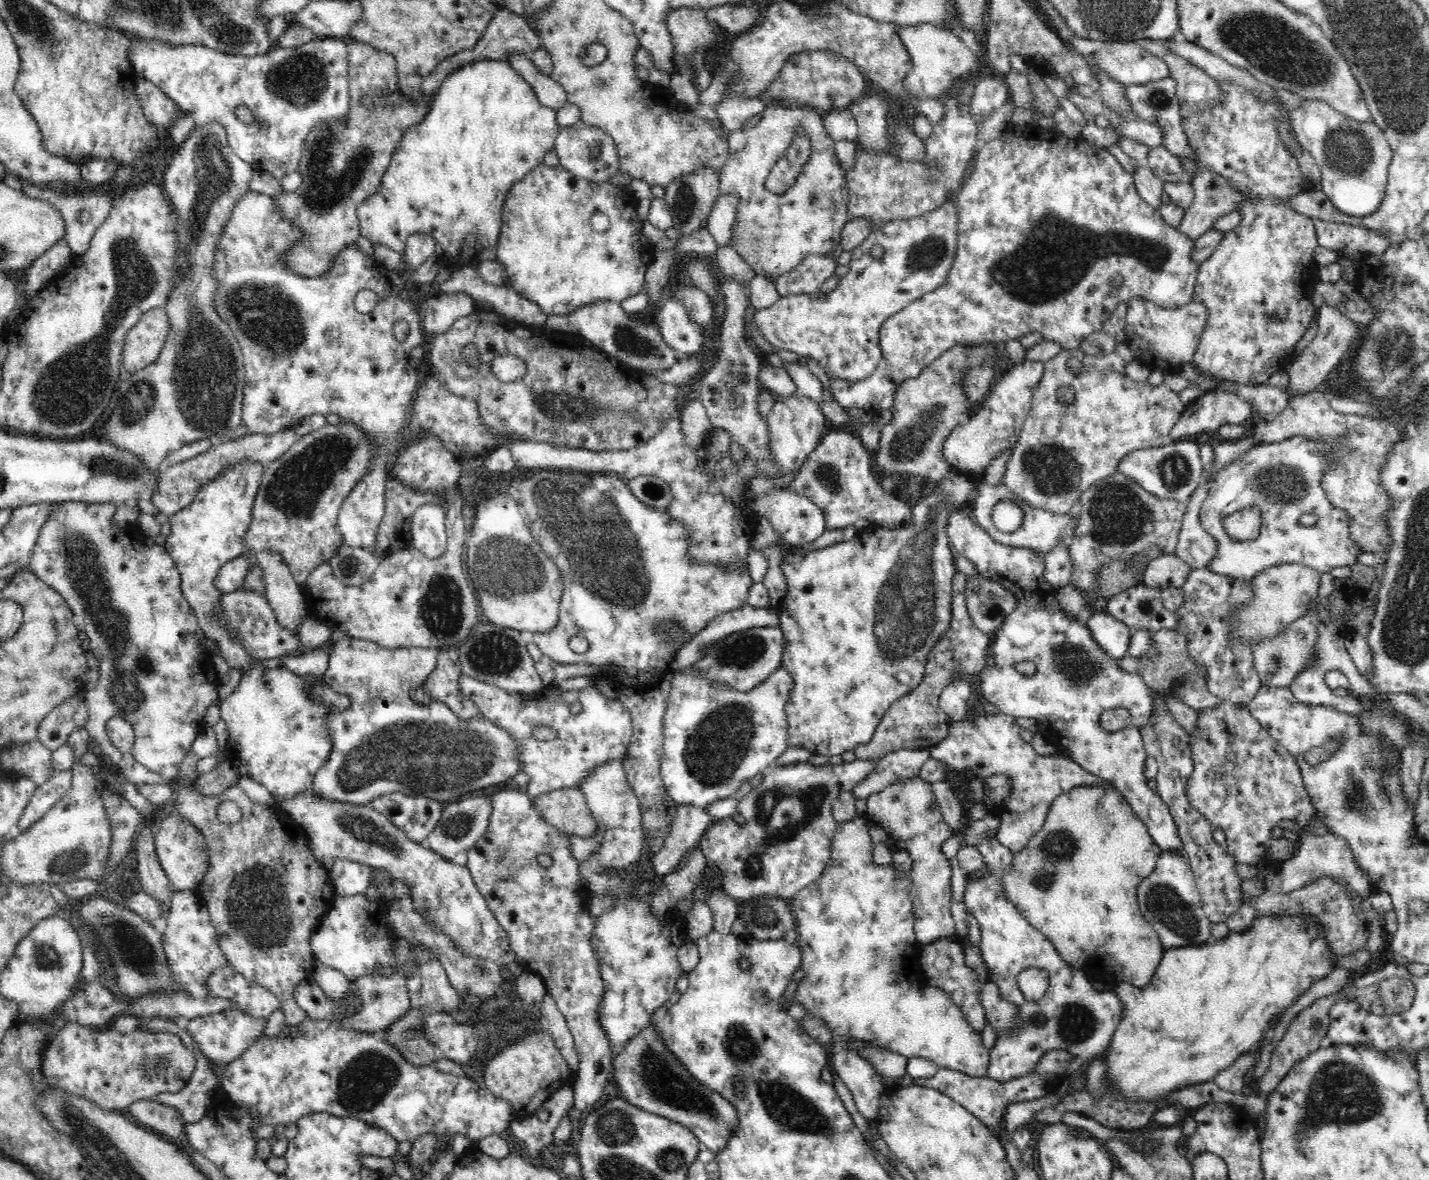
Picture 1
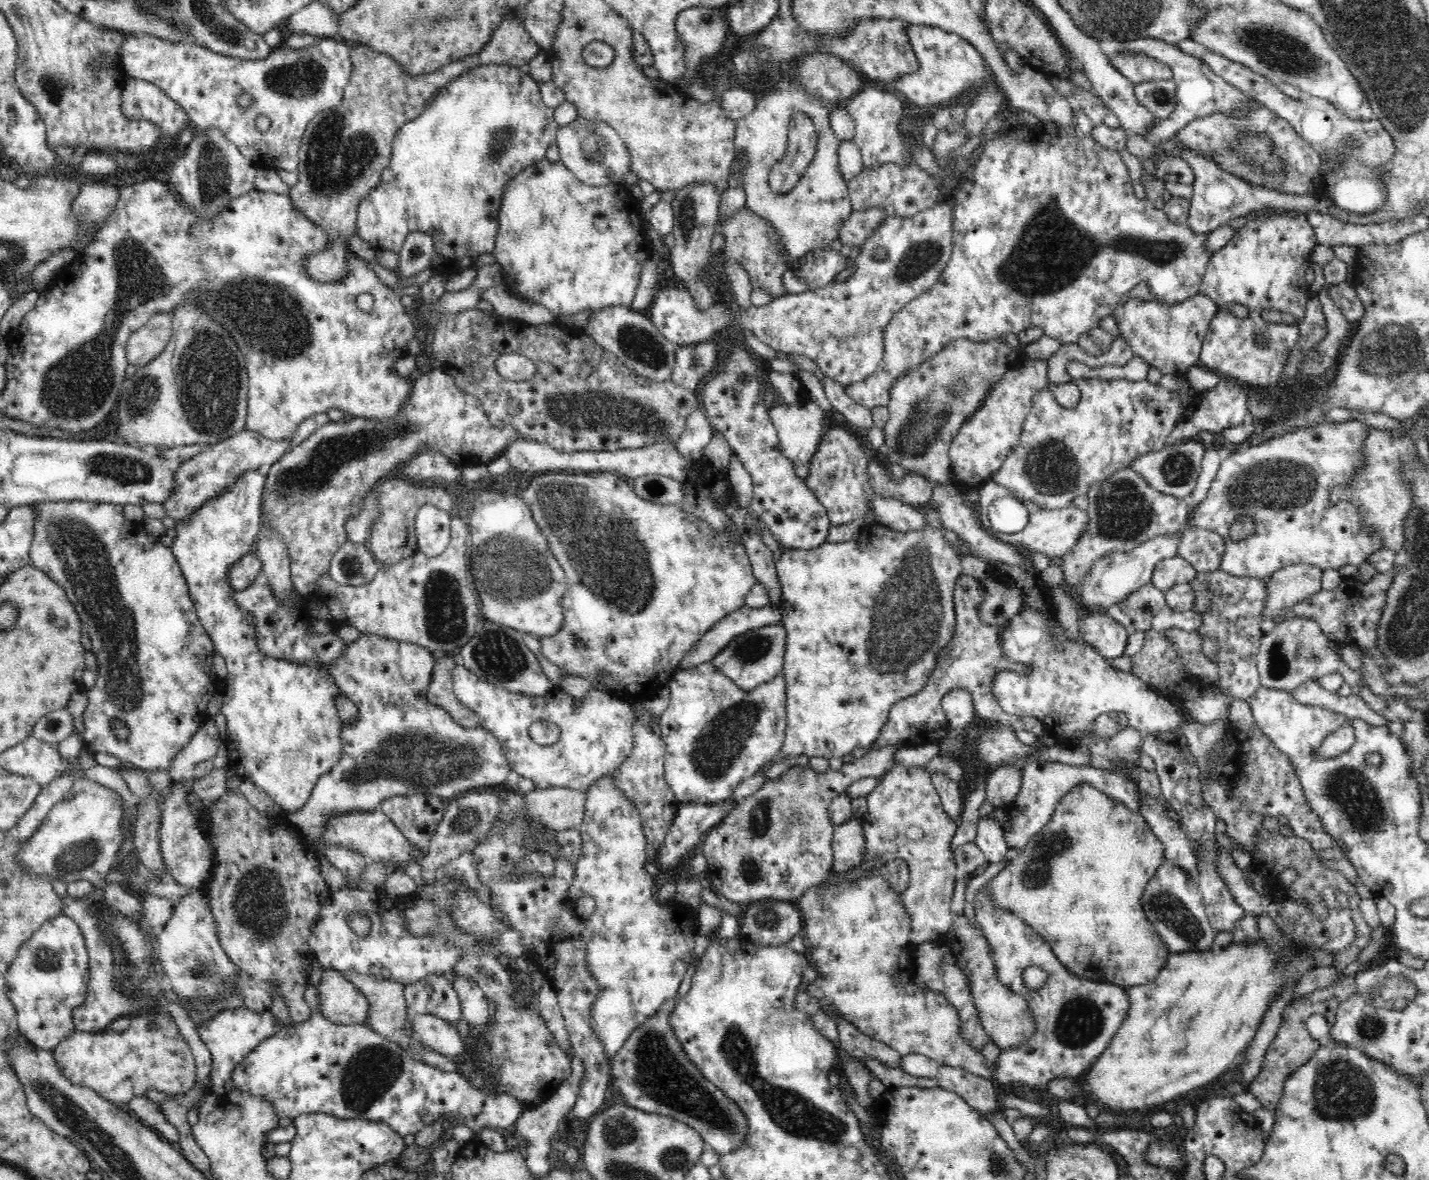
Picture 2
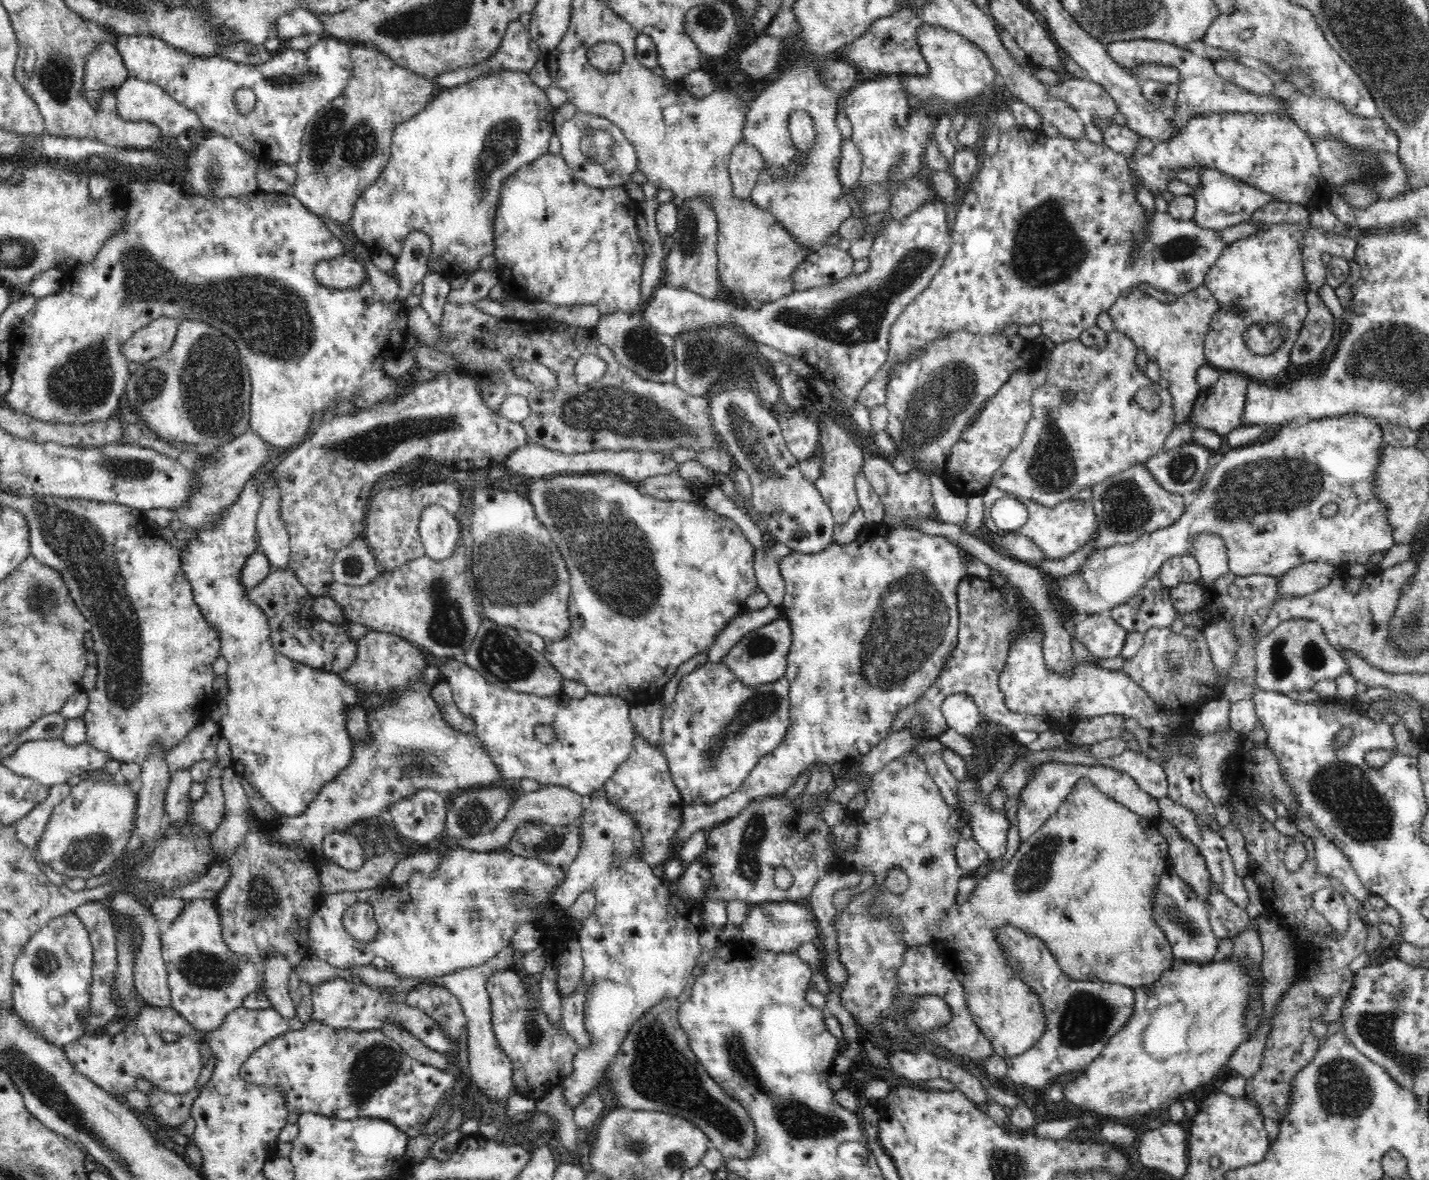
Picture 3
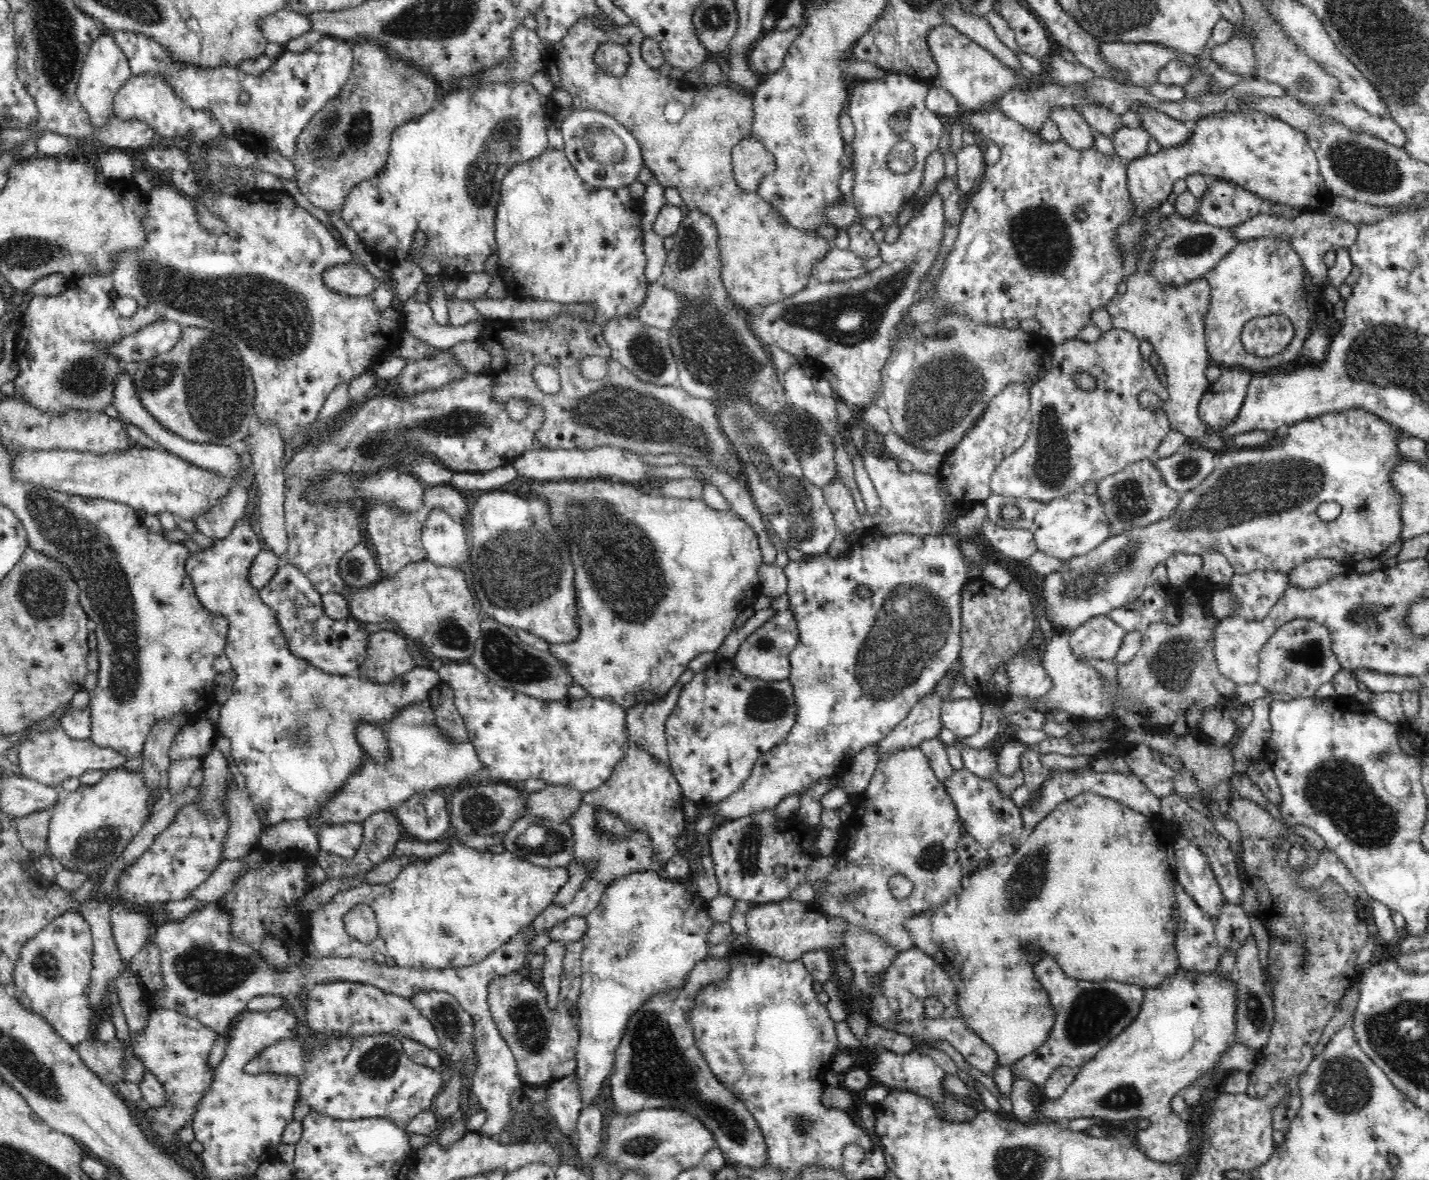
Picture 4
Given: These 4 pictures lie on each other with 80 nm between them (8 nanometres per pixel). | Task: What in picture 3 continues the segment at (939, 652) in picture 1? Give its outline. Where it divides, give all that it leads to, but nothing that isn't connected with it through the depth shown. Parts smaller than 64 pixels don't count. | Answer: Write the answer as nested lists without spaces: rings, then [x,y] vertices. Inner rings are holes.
[[[968,574],[962,577],[957,586],[958,613],[960,614],[958,644],[950,652],[944,670],[930,685],[930,688],[920,699],[915,700],[914,704],[909,704],[908,707],[901,708],[896,713],[888,735],[904,731],[904,726],[910,724],[918,714],[923,718],[922,735],[926,739],[944,735],[948,728],[947,720],[941,711],[941,704],[948,695],[956,693],[974,694],[982,718],[991,722],[992,726],[998,729],[1008,728],[1011,732],[1030,730],[1038,735],[1051,729],[1043,716],[1015,714],[1008,710],[999,687],[1000,674],[1006,667],[1012,640],[1018,636],[1018,632],[1031,627],[1026,616],[1016,608],[1017,601],[1022,598],[1022,594],[1015,587],[1012,591],[1014,591],[1014,595],[1009,599],[1011,604],[1008,605],[1007,602],[1004,605],[1006,595],[1002,595],[990,579],[984,580]]]

